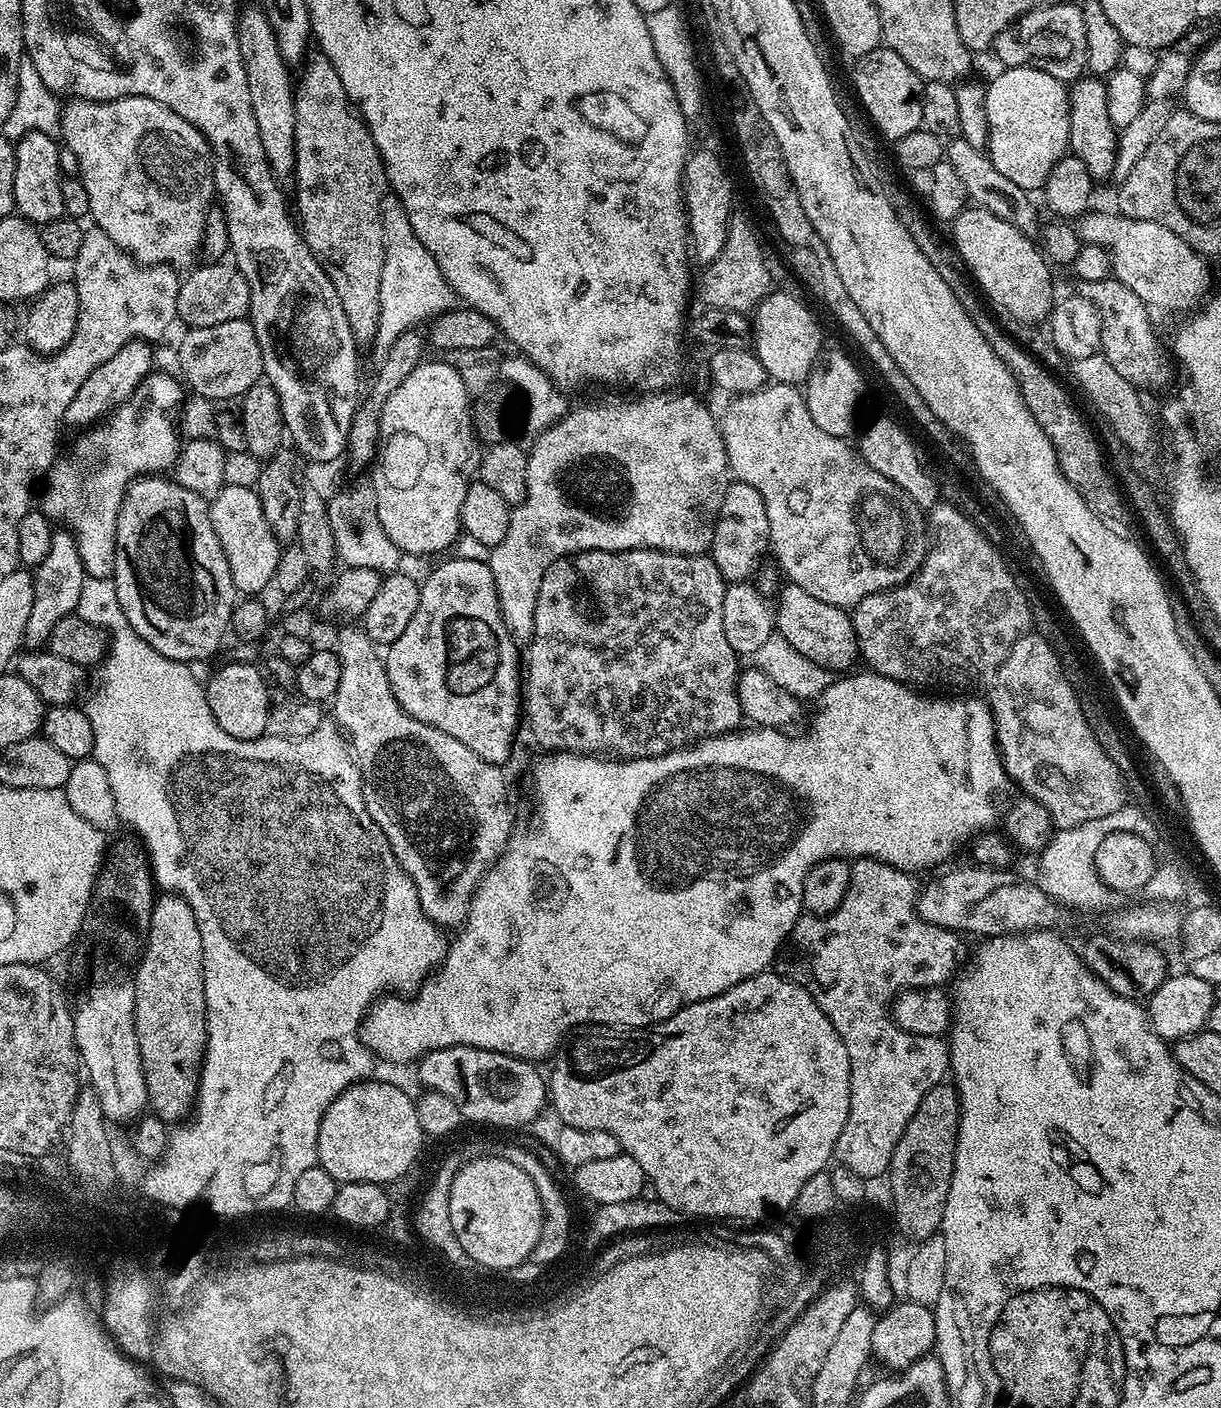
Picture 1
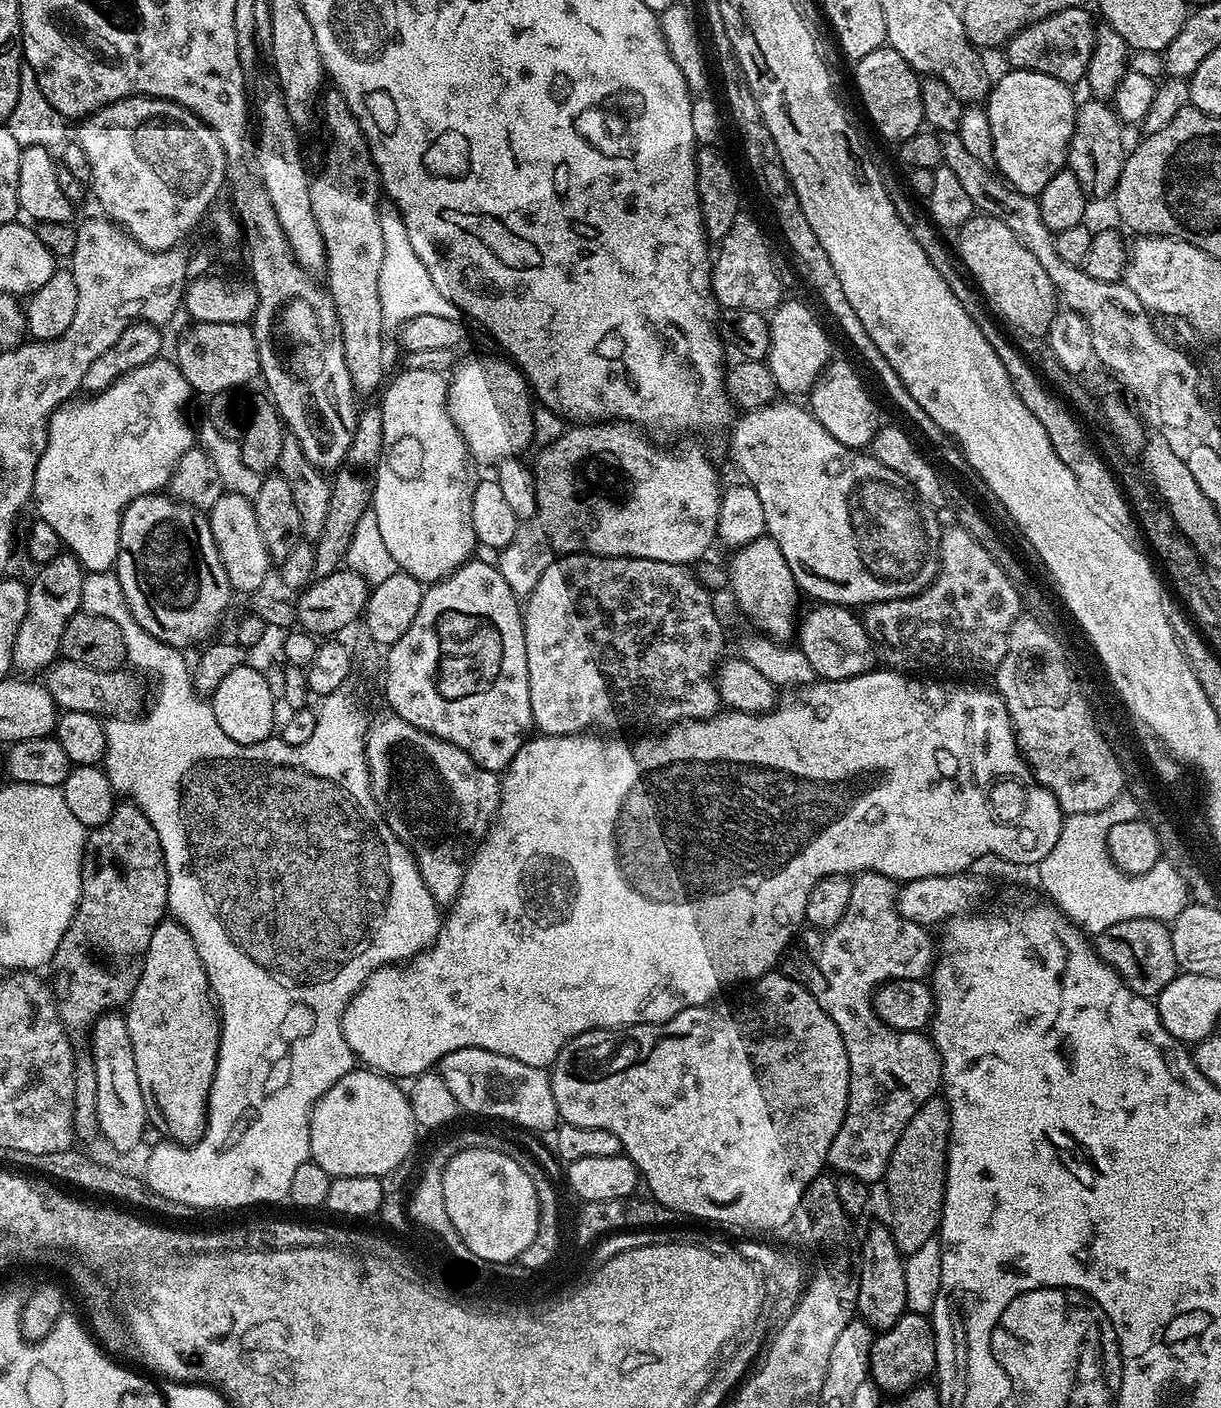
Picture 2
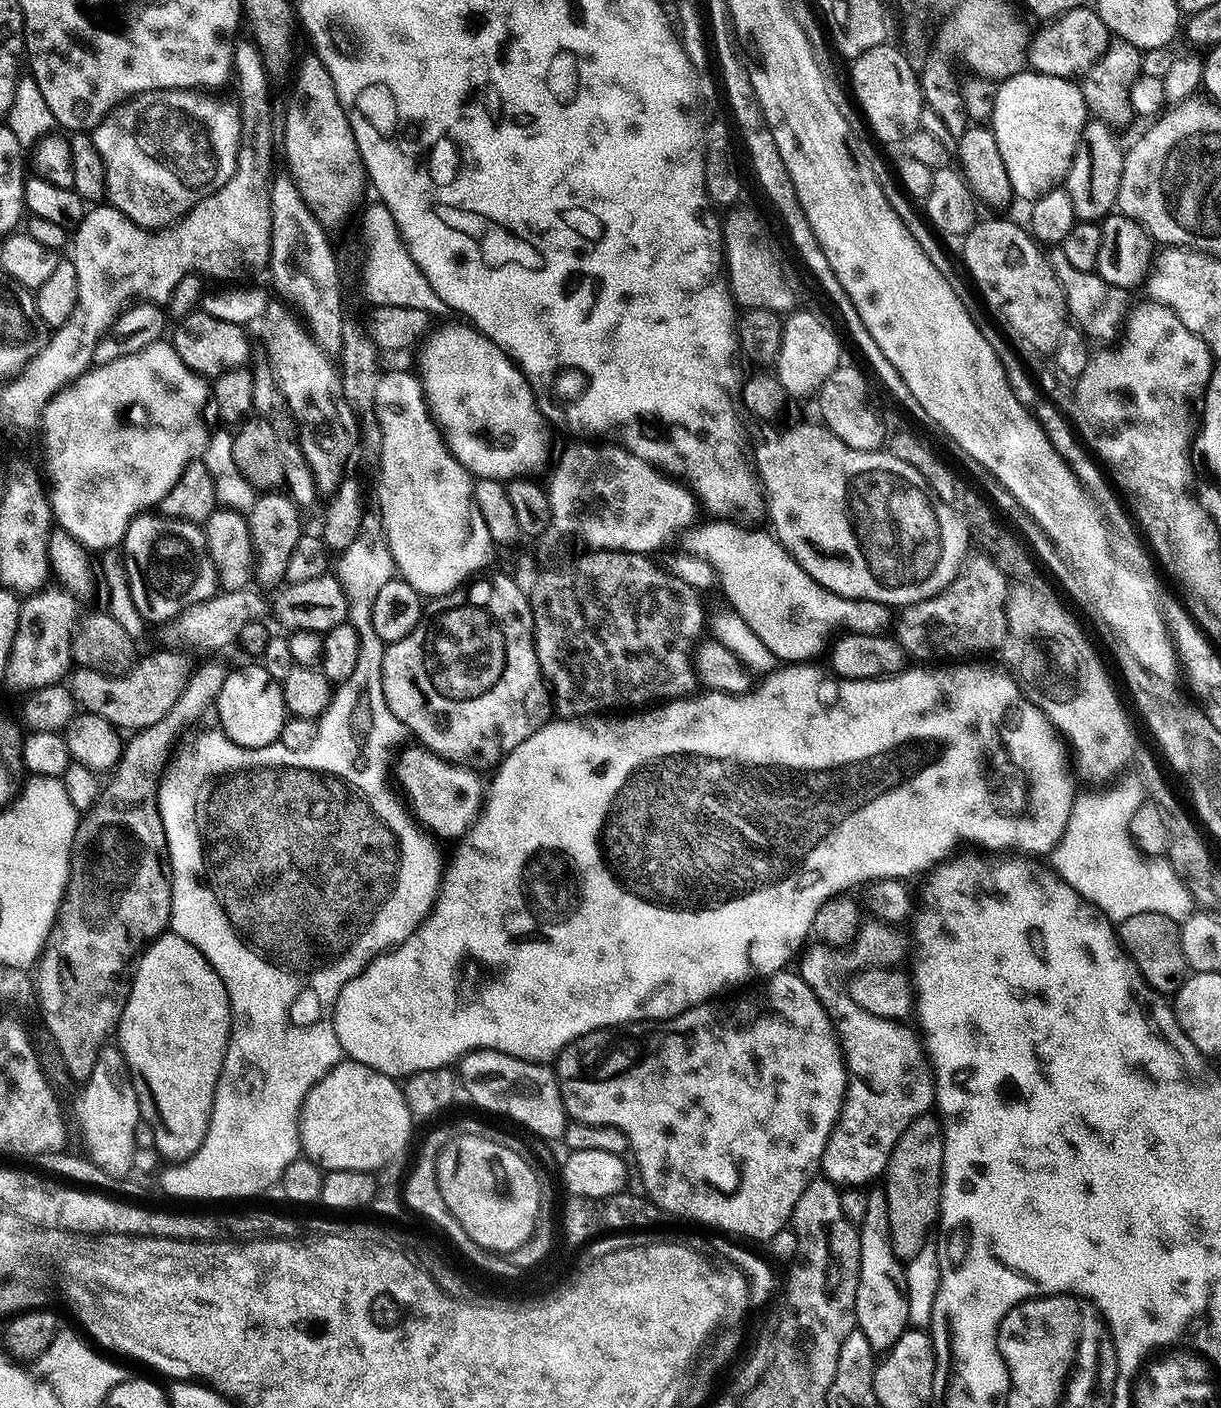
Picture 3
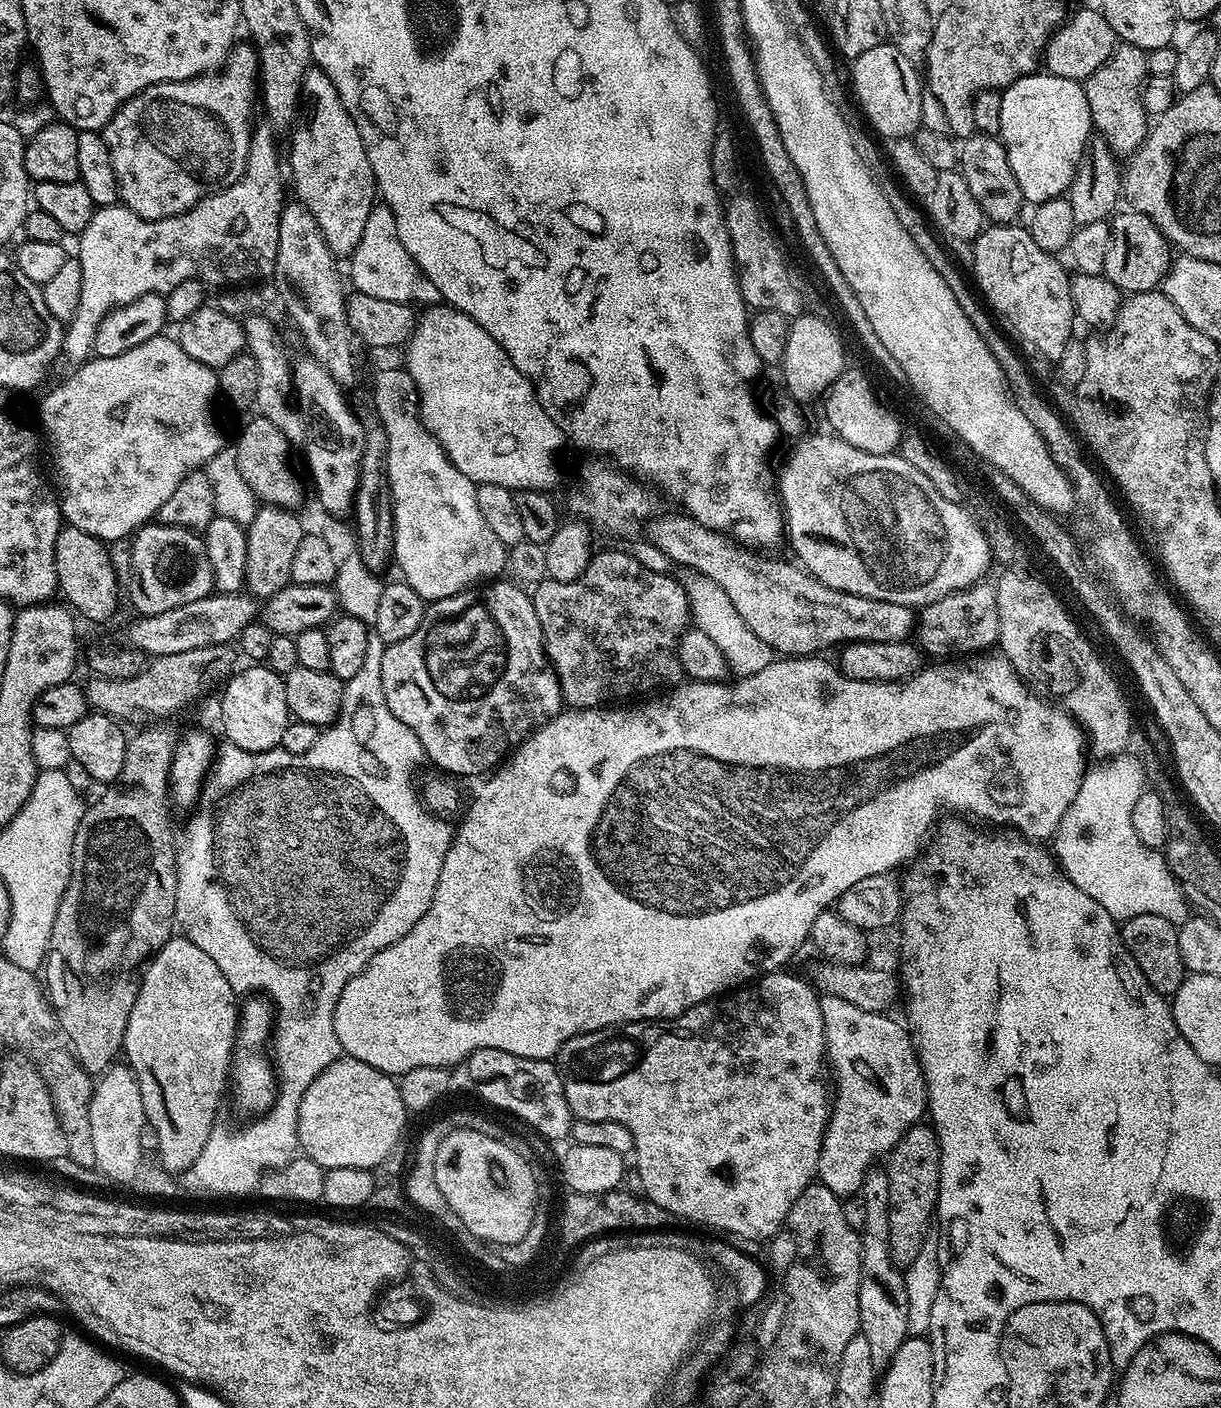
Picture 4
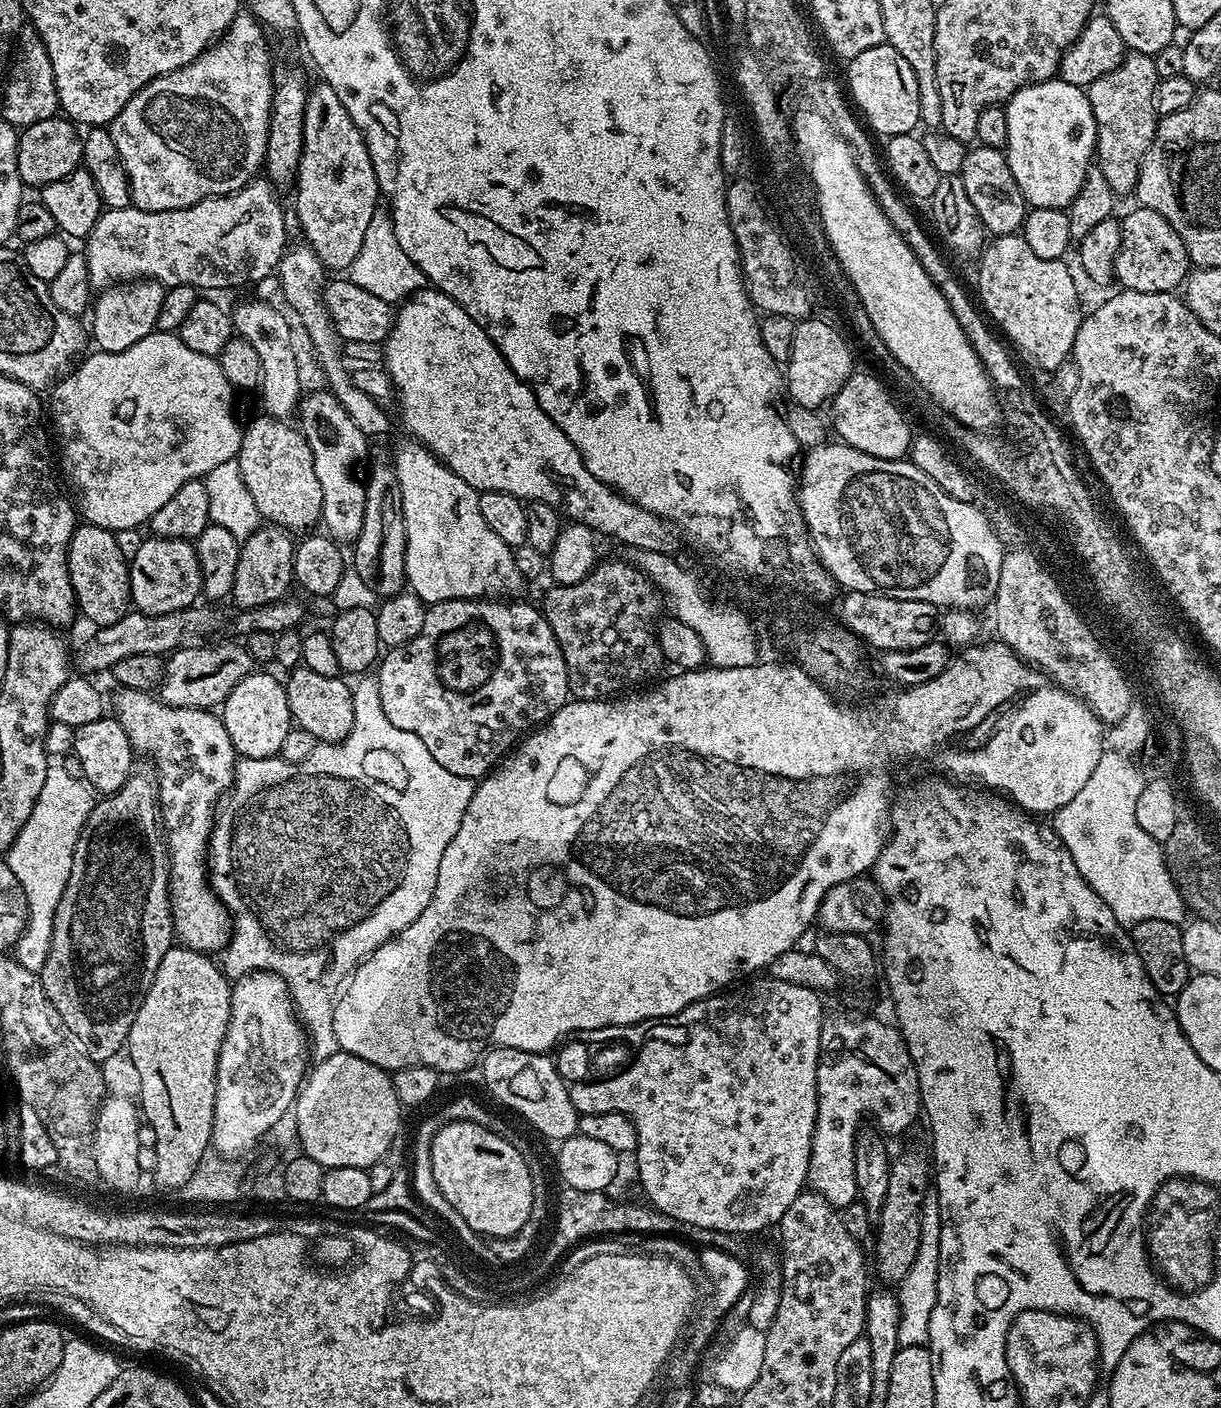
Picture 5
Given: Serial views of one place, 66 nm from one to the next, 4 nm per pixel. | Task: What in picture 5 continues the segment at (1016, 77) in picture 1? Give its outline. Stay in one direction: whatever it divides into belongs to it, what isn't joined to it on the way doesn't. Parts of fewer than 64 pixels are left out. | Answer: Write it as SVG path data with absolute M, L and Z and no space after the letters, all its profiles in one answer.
M1059 78L1043 80L1014 93L1004 113L1010 174L1014 174L1018 190L1022 190L1025 205L1067 209L1094 164L1096 123L1087 91Z

